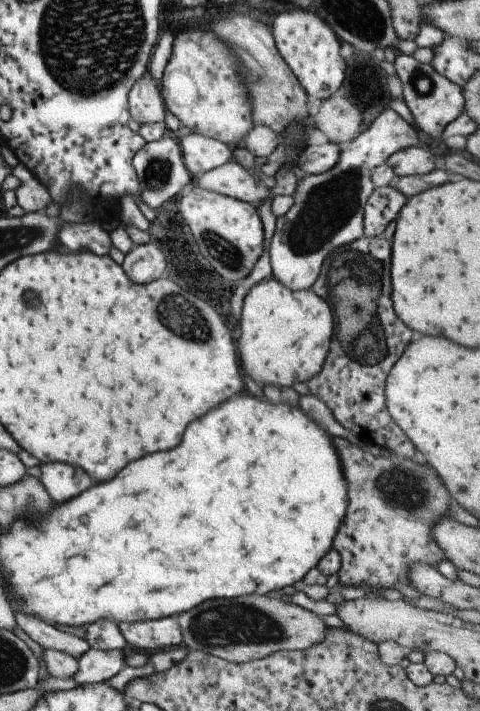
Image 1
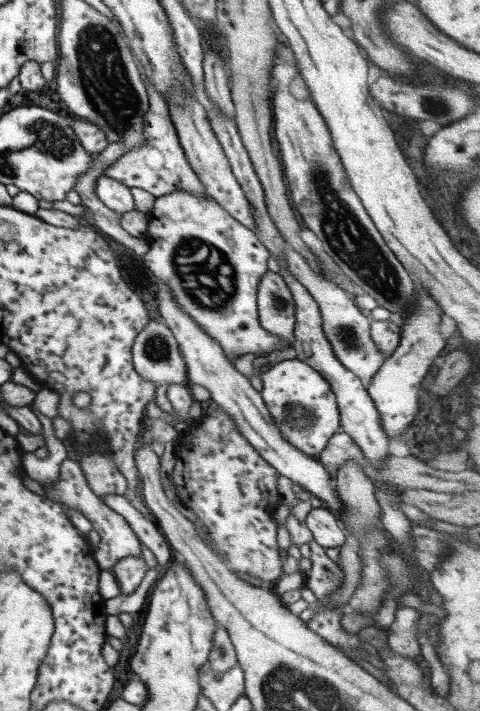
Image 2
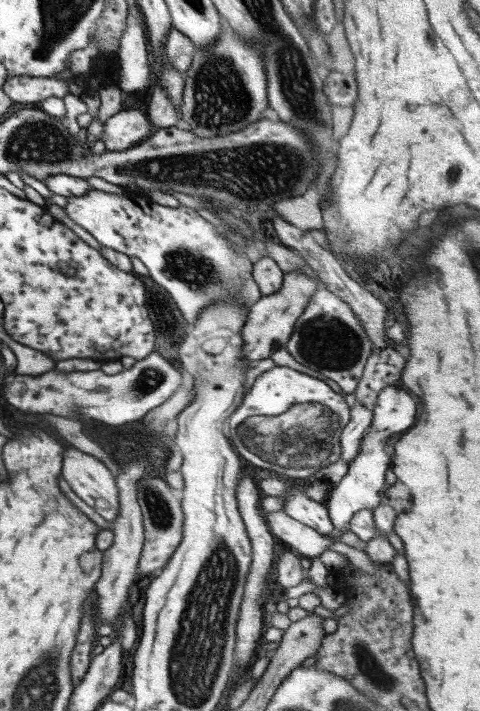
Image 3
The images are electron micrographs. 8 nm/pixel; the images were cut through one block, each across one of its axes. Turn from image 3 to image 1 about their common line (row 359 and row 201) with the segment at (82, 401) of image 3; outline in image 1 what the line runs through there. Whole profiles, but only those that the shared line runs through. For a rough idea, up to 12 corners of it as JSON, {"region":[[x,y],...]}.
{"region":[[165,129],[132,157],[138,200],[153,210],[192,179]]}

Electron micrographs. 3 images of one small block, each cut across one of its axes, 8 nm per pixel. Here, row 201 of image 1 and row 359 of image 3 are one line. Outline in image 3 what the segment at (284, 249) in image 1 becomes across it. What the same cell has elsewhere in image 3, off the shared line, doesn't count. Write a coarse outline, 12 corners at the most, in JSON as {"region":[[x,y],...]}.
{"region":[[317,288],[285,350],[344,395],[371,341],[351,307]]}

